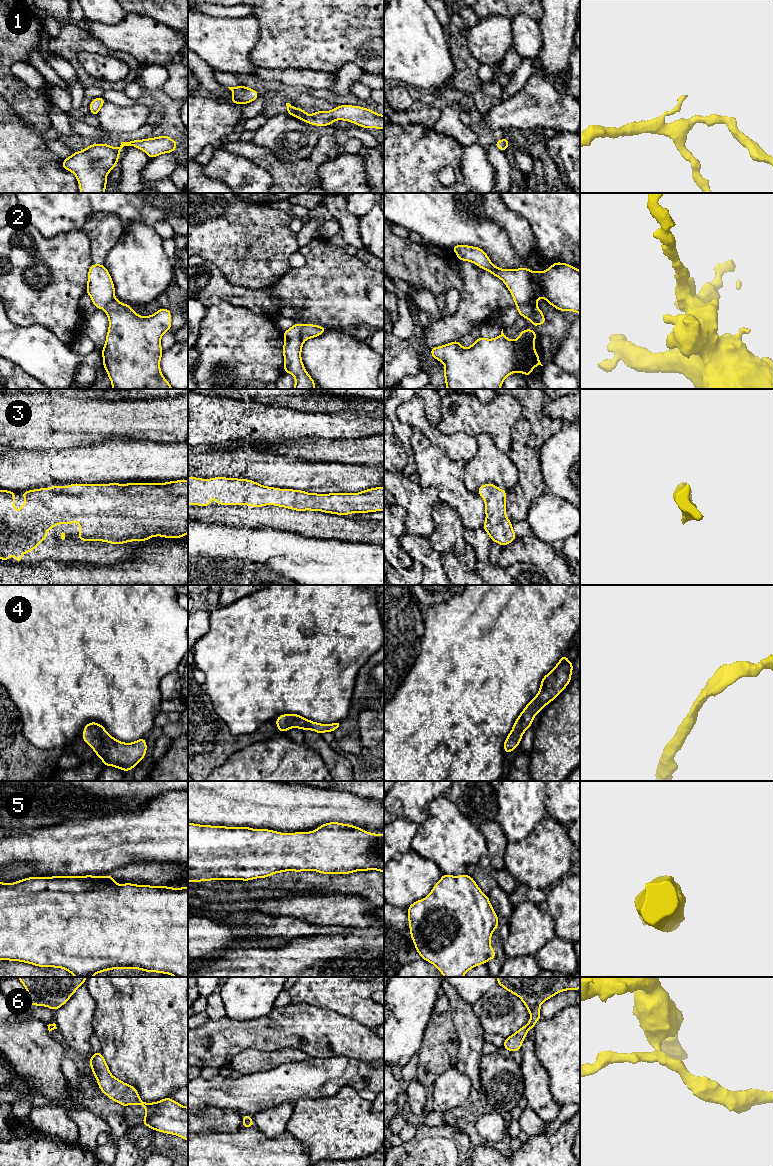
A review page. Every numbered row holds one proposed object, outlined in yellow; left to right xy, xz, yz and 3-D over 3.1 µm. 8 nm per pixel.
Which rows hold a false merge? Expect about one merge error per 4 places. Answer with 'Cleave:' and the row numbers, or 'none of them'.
Cleave: 2, 6

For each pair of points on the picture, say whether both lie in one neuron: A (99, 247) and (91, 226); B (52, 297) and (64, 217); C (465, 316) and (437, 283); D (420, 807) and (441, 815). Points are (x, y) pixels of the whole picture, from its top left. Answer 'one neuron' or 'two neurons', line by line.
A: one neuron
B: two neurons
C: two neurons
D: two neurons

